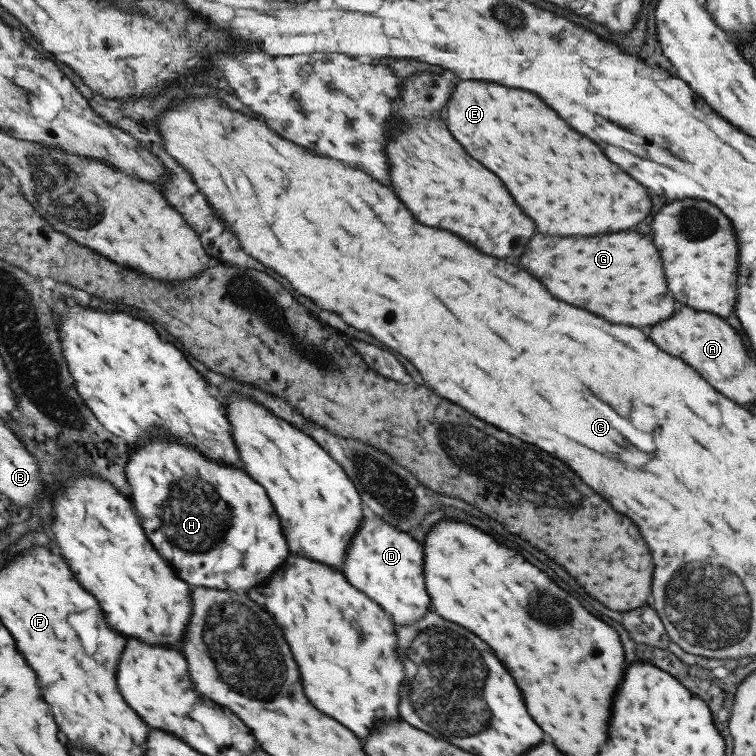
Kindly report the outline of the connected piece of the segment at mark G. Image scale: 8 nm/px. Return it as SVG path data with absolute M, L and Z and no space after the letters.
M537 232L525 254L519 258L519 264L533 276L537 276L559 300L569 300L579 308L591 310L594 314L605 316L615 324L629 326L649 326L659 320L665 320L673 314L673 298L665 288L661 274L661 260L649 238L639 236L637 232L617 232L617 234L599 234L599 236L575 236L561 238Z

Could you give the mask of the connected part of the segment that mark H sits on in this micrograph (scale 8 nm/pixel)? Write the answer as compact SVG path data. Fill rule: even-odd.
M157 427L149 429L149 436L149 442L131 449L131 459L127 463L127 480L133 488L131 499L136 514L141 518L142 524L145 524L149 540L157 544L161 556L165 556L177 568L179 576L191 586L249 590L257 584L265 584L289 556L287 538L281 528L282 522L265 487L243 467L209 460L197 448L183 441L171 440L165 433L159 433Z

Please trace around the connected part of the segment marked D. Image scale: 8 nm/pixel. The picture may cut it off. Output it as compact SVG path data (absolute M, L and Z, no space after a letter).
M365 518L351 539L349 551L343 559L342 571L355 588L380 604L397 626L415 625L433 608L429 590L425 588L423 562L425 554L421 542L383 518Z

